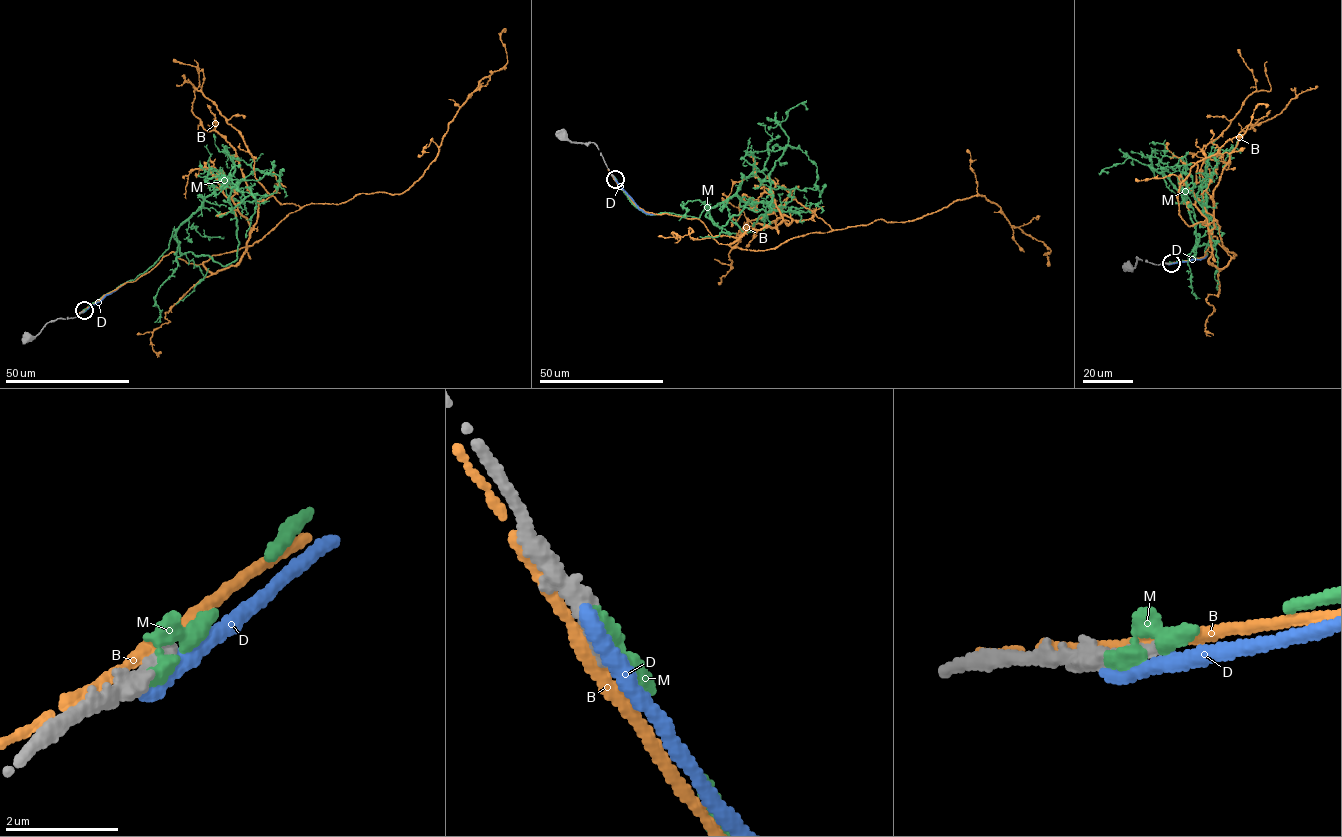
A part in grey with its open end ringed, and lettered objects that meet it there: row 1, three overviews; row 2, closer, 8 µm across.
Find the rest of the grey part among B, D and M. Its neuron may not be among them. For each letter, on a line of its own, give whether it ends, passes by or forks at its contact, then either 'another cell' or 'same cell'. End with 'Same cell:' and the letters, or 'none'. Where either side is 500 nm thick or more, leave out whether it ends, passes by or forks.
B: it passes by; another cell
D: it ends; another cell
M: it ends; another cell
Same cell: none

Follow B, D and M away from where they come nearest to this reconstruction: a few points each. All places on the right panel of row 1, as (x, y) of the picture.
B: (1167, 263), (1202, 257), (1215, 236), (1236, 254), (1217, 221), (1186, 224), (1179, 186), (1268, 105)
D: (1169, 264), (1200, 259), (1206, 253)
M: (1169, 263), (1203, 258), (1213, 232), (1179, 185), (1185, 157), (1184, 200), (1132, 158), (1108, 173)

